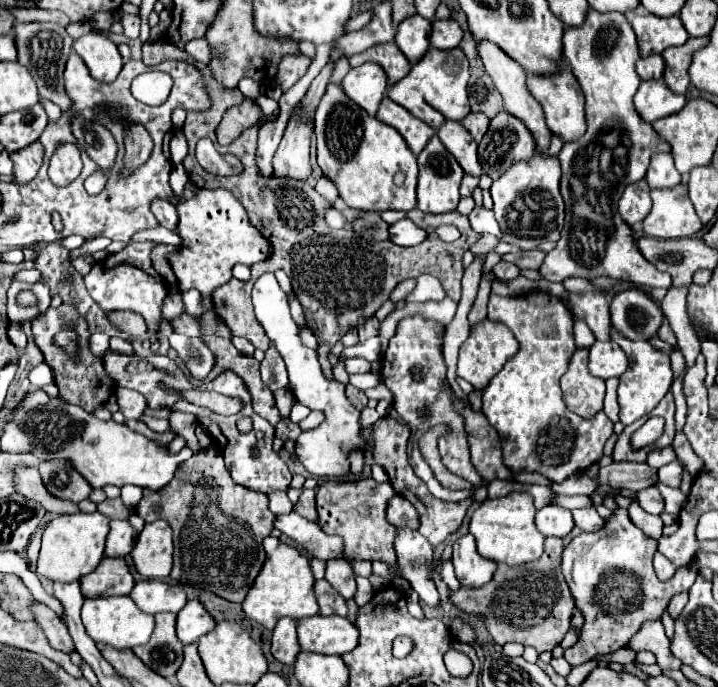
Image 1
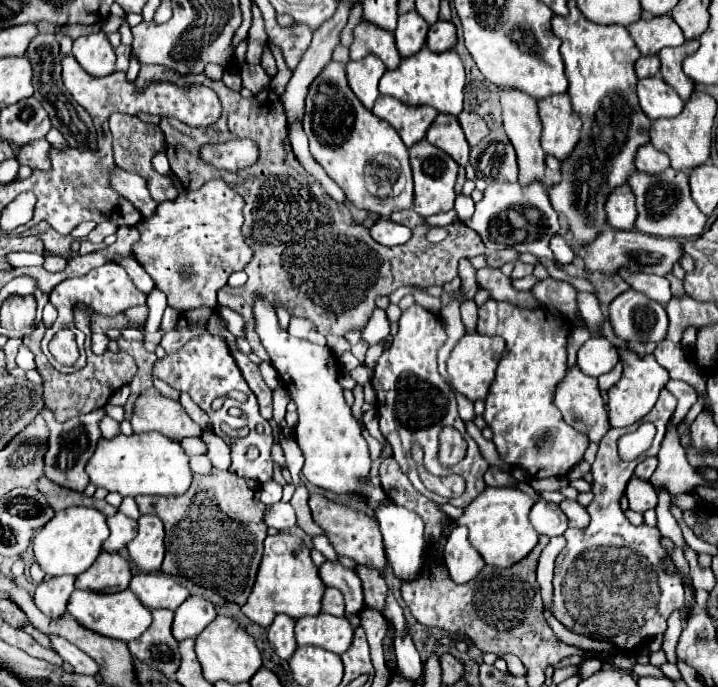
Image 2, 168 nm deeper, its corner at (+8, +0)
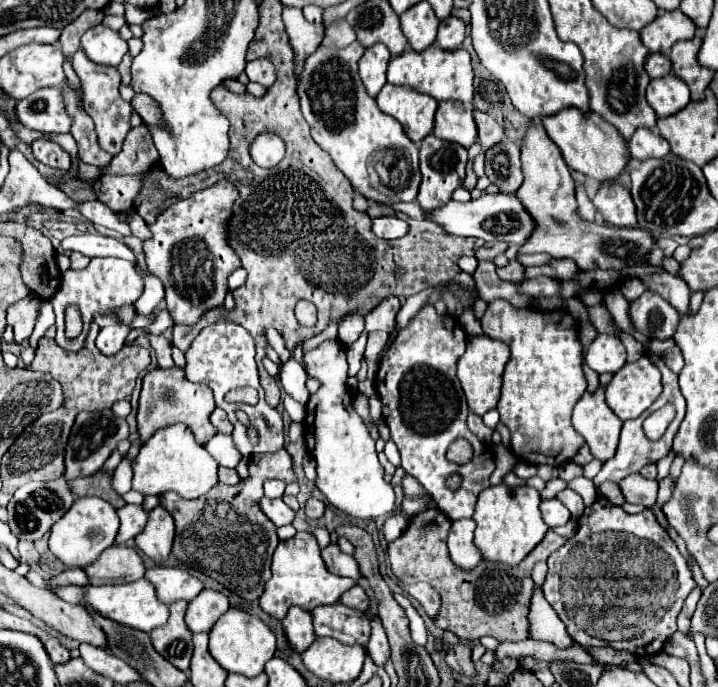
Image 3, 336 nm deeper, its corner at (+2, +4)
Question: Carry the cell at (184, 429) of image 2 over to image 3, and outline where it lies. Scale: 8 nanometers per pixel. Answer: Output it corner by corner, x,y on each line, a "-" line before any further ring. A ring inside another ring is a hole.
175,366
169,370
155,368
143,378
137,420
147,420
147,426
149,426
149,420
155,420
157,422
155,428
165,428
165,426
183,422
193,432
195,440
199,440
199,444
205,444
215,434
215,428
209,422
209,414
213,412
213,408
215,408
213,392
203,384
191,384
183,376
181,368
175,368

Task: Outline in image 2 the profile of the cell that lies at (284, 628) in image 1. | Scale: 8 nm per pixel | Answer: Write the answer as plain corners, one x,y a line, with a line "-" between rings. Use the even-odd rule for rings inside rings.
279,614
269,626
269,642
273,644
275,654
283,660
289,660
297,648
293,628
295,628
295,618
287,614

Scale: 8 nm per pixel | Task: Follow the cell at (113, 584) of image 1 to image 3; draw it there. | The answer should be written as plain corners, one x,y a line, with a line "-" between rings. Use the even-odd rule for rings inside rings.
113,544
103,556
99,556
99,560
95,560
95,564
89,564
85,572
91,584
127,584
143,578
145,566
137,550

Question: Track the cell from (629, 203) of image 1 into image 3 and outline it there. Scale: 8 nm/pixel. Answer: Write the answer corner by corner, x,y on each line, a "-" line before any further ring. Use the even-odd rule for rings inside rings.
601,184
597,190
597,196
593,198
595,208
603,214
607,224
611,226
637,226
637,216
635,216
635,204
631,198
631,192
617,184

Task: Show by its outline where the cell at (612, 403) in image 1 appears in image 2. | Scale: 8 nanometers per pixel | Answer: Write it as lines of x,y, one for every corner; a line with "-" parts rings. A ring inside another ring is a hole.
619,362
619,364
613,368
613,372
607,372
607,374
603,374
603,376
599,376
599,388
601,388
601,392
607,392
607,390
621,378
621,372
623,372
623,364

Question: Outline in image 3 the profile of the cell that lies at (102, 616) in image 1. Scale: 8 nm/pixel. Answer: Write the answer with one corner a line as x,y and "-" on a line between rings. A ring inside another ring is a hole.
145,578
131,582
131,584
117,584
117,586
91,586
91,584
67,586
67,588
59,588
59,592
55,592
55,594
69,604
85,606
103,618
109,618
113,622
119,622
123,626
129,626
129,628
135,628
141,632
151,632
153,628
163,626
169,616
167,606
155,596
155,590
151,588
151,584
147,584

